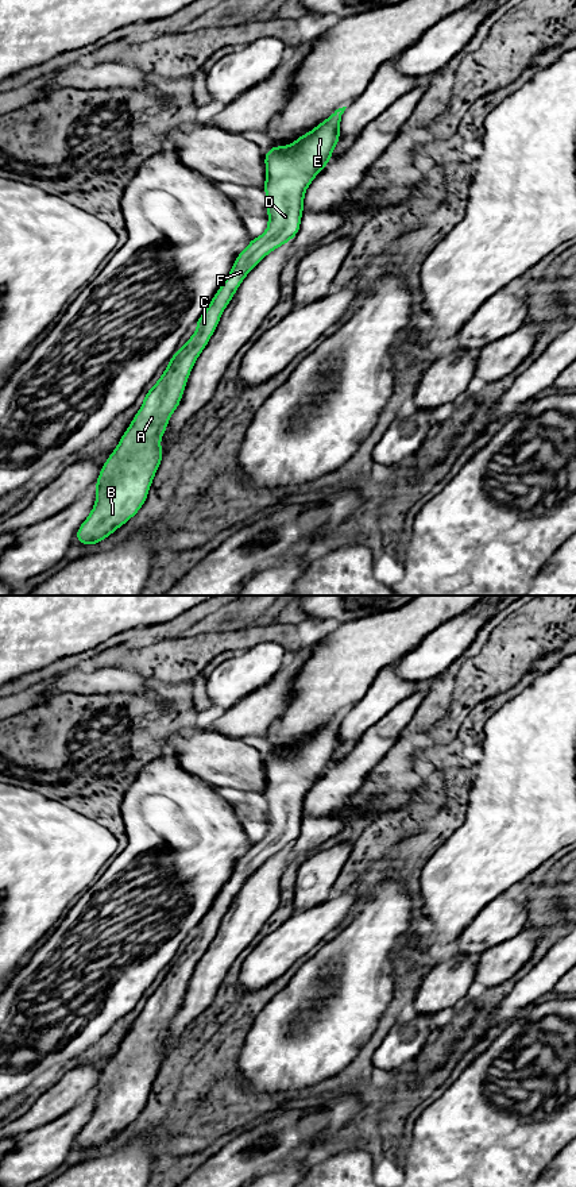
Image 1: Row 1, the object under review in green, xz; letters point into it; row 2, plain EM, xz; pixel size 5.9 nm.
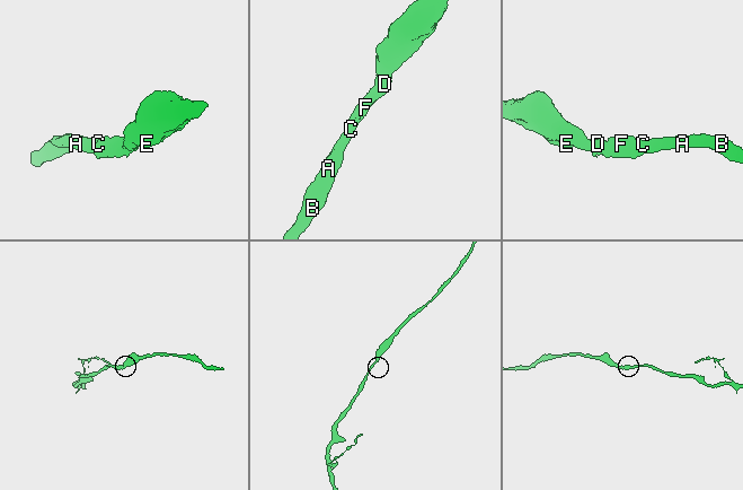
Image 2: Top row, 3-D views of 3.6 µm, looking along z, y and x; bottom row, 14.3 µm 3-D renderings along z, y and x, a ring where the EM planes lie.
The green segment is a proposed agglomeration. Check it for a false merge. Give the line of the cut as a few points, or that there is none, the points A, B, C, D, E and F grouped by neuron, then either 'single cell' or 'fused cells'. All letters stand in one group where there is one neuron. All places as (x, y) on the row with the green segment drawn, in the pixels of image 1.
no cut; A B C D E F; single cell

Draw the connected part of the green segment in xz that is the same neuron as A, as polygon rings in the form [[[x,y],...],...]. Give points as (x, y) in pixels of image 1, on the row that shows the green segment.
[[[347,107],[336,109],[325,122],[310,132],[299,136],[286,147],[274,146],[264,155],[268,226],[267,231],[251,240],[251,243],[237,255],[235,265],[214,294],[206,311],[197,320],[197,331],[182,348],[170,359],[170,363],[158,382],[147,392],[142,408],[138,411],[128,429],[121,436],[116,450],[104,463],[100,477],[96,481],[97,497],[94,508],[88,519],[78,528],[76,539],[81,544],[93,547],[113,533],[138,513],[146,502],[147,492],[152,478],[163,458],[161,438],[167,428],[167,421],[181,402],[188,377],[200,352],[208,344],[212,334],[217,328],[220,316],[232,300],[236,289],[244,277],[272,250],[293,239],[299,231],[304,211],[304,194],[313,178],[330,161],[335,146],[340,138],[340,119]]]

